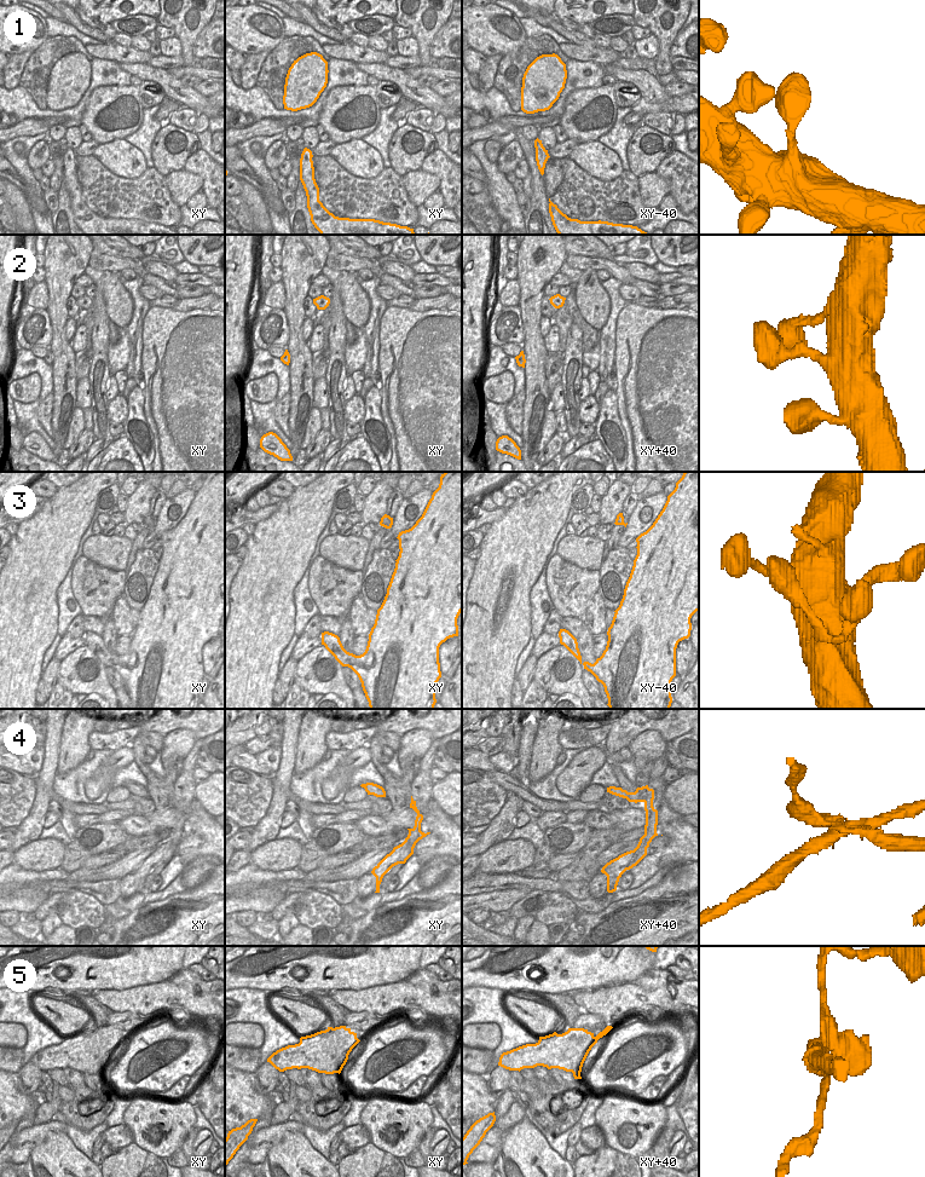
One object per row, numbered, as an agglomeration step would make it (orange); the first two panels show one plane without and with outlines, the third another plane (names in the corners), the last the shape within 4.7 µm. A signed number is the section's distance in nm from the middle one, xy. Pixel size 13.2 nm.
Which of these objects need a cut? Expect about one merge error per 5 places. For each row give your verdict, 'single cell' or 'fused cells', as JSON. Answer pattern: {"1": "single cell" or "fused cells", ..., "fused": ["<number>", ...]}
{"1": "single cell", "2": "single cell", "3": "single cell", "4": "fused cells", "5": "fused cells", "fused": ["4", "5"]}

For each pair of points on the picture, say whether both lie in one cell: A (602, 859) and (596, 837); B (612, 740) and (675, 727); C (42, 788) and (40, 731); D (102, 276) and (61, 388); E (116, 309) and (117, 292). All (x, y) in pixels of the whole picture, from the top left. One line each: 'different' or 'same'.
A: different
B: same
C: different
D: different
E: same

